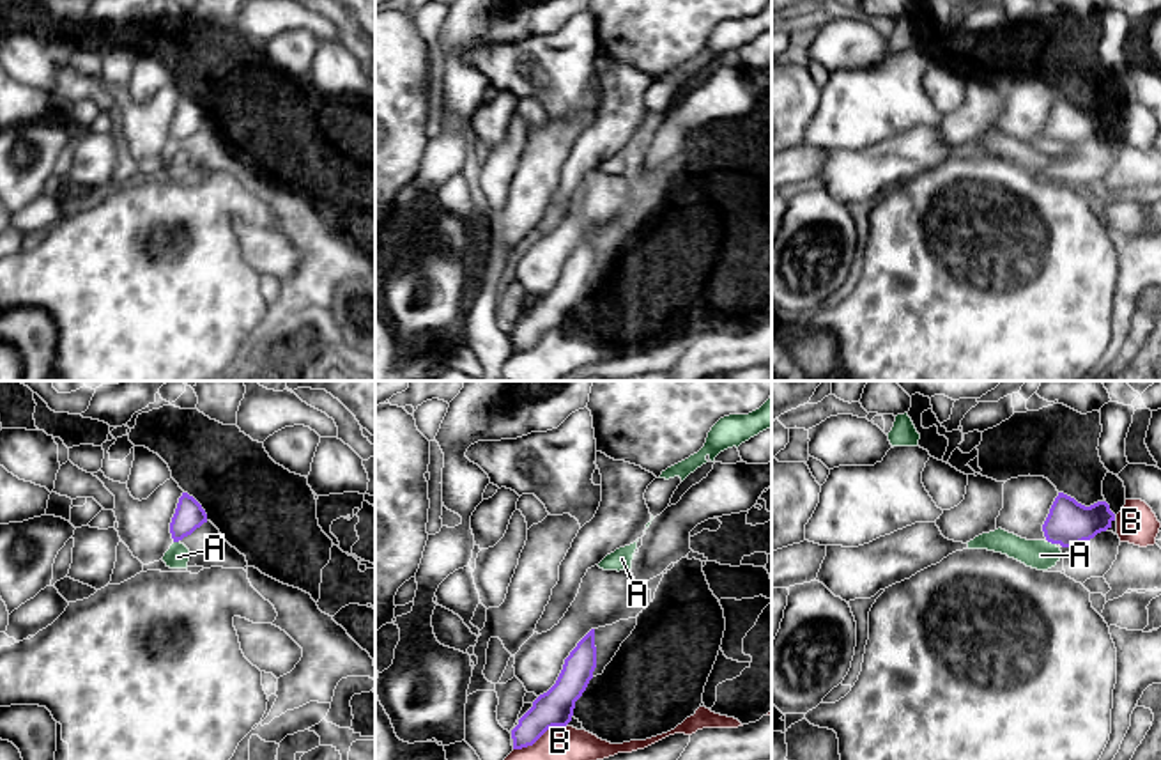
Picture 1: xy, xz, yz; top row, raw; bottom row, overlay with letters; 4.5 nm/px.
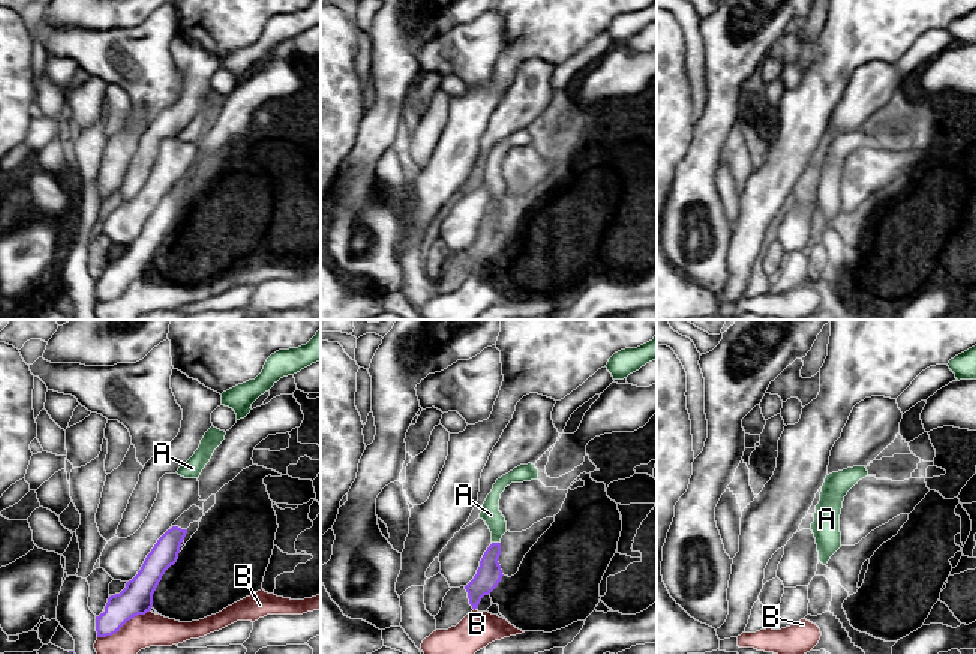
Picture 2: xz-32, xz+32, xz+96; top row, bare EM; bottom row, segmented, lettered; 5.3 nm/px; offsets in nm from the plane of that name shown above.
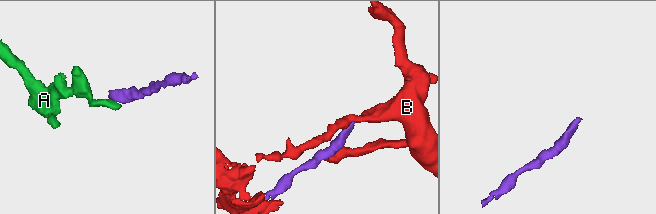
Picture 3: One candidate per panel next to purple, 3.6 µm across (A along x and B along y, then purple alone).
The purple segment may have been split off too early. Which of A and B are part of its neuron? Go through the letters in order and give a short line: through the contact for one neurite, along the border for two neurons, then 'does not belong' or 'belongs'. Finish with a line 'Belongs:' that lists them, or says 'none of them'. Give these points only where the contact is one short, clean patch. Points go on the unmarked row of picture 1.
A: yz (1048, 144), (1055, 147) | does not belong
B: xz (565, 328), (554, 328), (531, 348), (514, 353) | does not belong
Belongs: none of them

